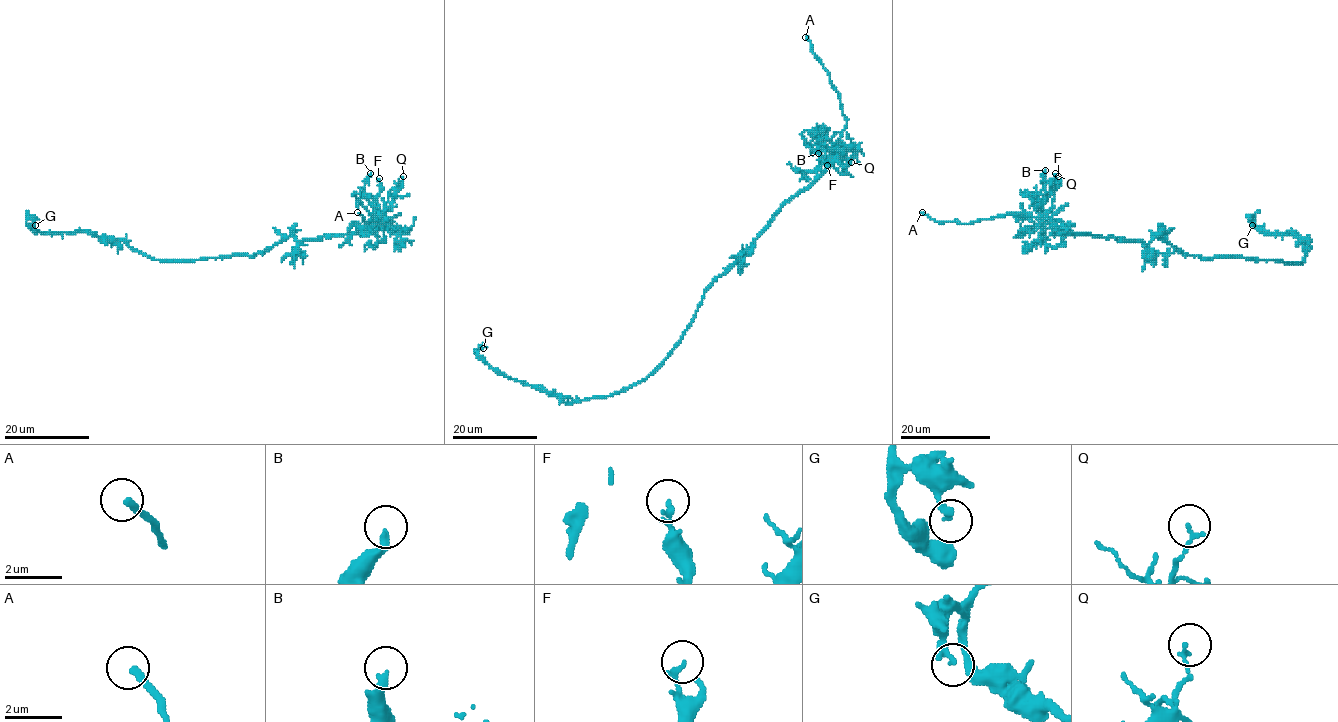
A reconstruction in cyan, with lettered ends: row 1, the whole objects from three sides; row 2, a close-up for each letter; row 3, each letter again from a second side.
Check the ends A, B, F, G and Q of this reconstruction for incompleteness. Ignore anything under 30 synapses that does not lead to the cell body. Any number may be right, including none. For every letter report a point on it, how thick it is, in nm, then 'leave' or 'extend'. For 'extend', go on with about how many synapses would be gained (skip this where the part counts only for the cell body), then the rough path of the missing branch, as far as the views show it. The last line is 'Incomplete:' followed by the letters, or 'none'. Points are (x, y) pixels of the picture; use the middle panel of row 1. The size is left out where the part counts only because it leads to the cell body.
A: (805, 37) | 240 nm | extend
B: (818, 153) | 280 nm | leave
F: (827, 165) | 180 nm | leave
G: (483, 348) | 280 nm | leave
Q: (851, 162) | 150 nm | leave
Incomplete: A

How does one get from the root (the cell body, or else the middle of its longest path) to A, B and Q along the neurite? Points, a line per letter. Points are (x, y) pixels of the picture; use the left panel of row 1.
A: (259, 253), (289, 237), (301, 242), (367, 234), (398, 214), (382, 224), (365, 222), (357, 212)
B: (259, 253), (289, 237), (301, 242), (376, 230), (382, 224), (382, 215), (364, 193), (370, 173)
Q: (259, 253), (289, 237), (301, 242), (376, 230), (382, 224), (382, 212), (392, 203), (403, 176)

